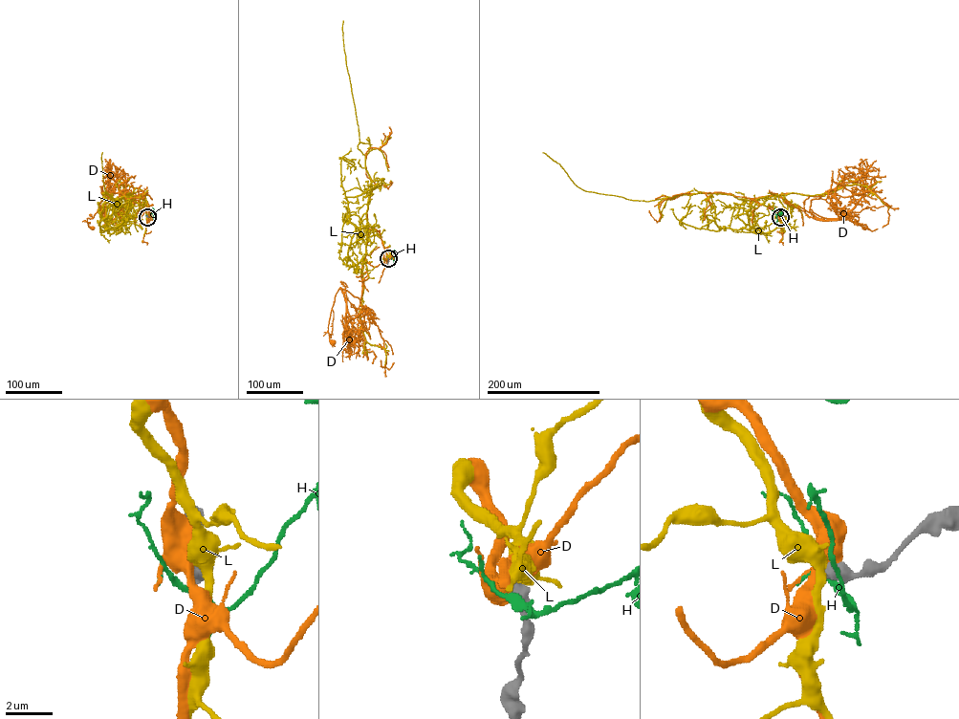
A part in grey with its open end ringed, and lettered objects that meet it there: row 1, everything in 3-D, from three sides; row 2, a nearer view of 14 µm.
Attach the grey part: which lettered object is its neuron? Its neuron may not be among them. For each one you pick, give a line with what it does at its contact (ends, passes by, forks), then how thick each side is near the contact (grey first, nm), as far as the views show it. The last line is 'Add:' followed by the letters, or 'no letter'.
Add: no letter

